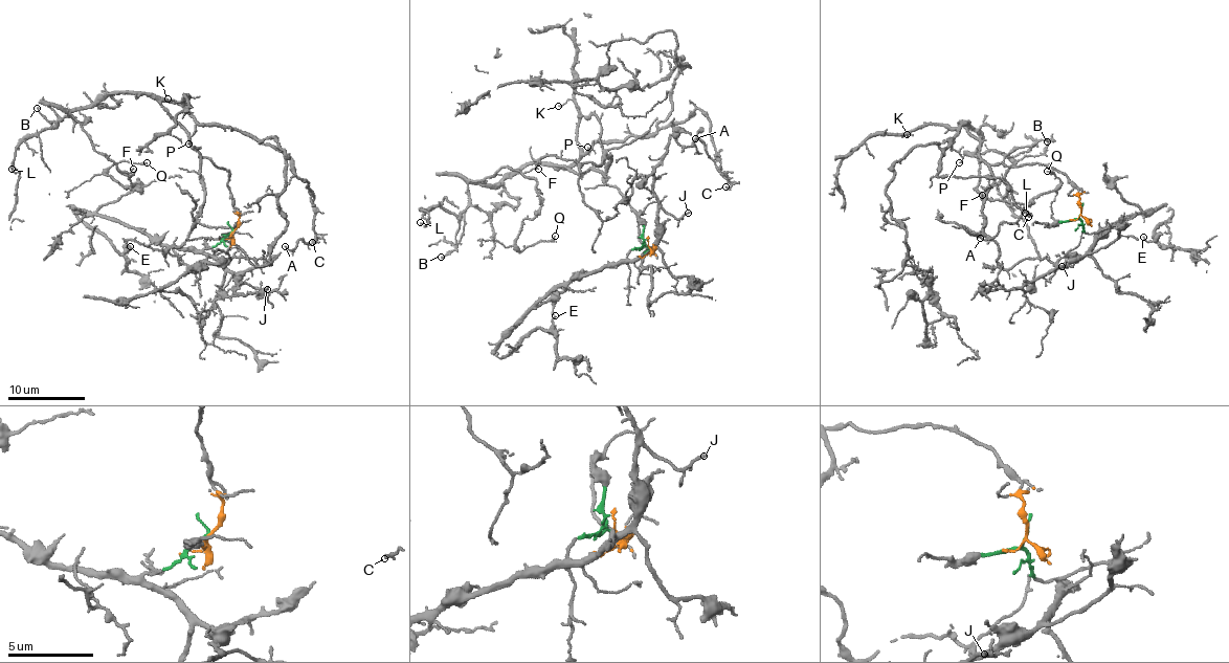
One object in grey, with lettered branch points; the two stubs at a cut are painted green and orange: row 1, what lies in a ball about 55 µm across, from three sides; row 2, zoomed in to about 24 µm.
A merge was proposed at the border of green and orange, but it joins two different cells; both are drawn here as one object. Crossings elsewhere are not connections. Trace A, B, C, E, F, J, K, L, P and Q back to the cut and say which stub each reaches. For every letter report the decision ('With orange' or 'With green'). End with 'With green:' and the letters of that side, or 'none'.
A: With orange
B: With orange
C: With orange
E: With green
F: With orange
J: With green
K: With orange
L: With orange
P: With orange
Q: With orange
With green: E, J

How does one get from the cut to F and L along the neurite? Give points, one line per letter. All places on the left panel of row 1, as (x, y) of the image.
F: (230, 231), (229, 171), (155, 100), (106, 94), (79, 107), (91, 147), (134, 168)
L: (230, 231), (239, 220), (229, 170), (199, 154), (143, 93), (70, 109), (17, 148), (20, 174), (12, 169)

